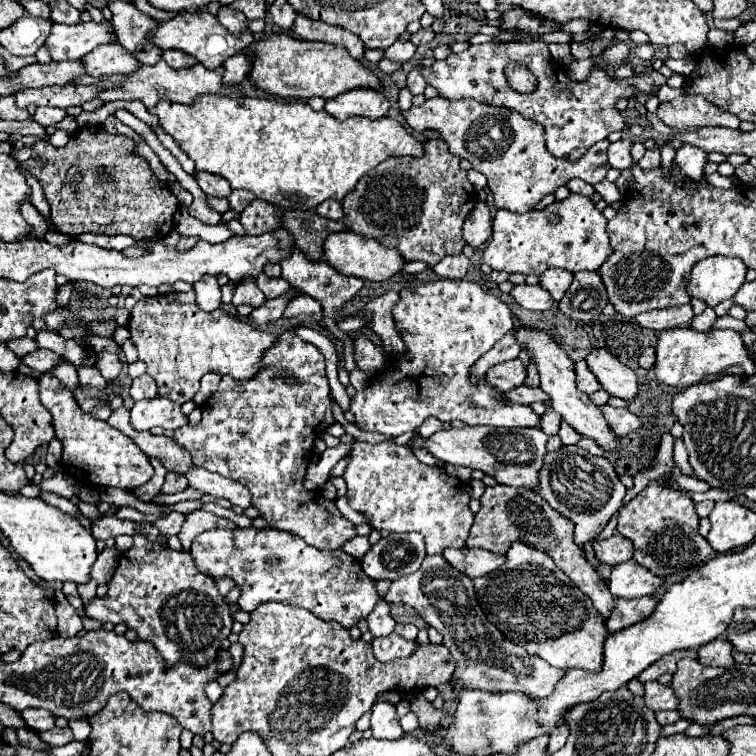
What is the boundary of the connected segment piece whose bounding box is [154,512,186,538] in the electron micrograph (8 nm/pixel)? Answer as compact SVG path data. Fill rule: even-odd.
M170 512L170 514L162 516L158 522L154 522L154 526L160 526L160 532L162 532L166 538L170 538L172 534L178 534L178 532L180 532L180 526L182 526L184 518L186 518L186 516L180 514L180 512Z

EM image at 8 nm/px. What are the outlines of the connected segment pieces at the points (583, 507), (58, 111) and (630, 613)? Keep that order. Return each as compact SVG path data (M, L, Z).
M562 446L556 452L548 452L544 456L544 466L540 470L540 488L538 494L564 518L574 522L574 542L584 552L584 544L596 538L608 520L622 506L622 498L626 494L626 486L620 482L614 466L606 458L596 458L586 454L582 448L572 446L566 450Z
M40 106L40 108L36 108L36 114L32 116L38 124L42 124L42 126L54 126L54 124L58 124L60 120L64 120L64 116L66 116L66 110L62 110L62 108L52 108L52 106Z
M642 596L642 598L634 598L634 600L618 598L612 618L606 620L608 632L618 632L618 630L624 630L628 626L634 626L634 624L646 620L652 614L652 610L656 608L656 604L658 604L658 600L654 596Z

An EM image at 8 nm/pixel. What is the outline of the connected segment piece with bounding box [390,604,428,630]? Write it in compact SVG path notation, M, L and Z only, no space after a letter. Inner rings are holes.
M400 604L400 606L390 606L390 614L392 618L396 618L396 622L402 622L402 624L414 624L418 628L424 628L428 630L428 624L420 618L420 614L416 614L416 610Z

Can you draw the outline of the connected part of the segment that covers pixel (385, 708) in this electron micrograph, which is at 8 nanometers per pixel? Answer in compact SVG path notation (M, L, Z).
M378 698L376 704L372 706L372 734L374 738L384 738L384 740L396 740L406 734L400 726L394 704L390 704L384 698Z

